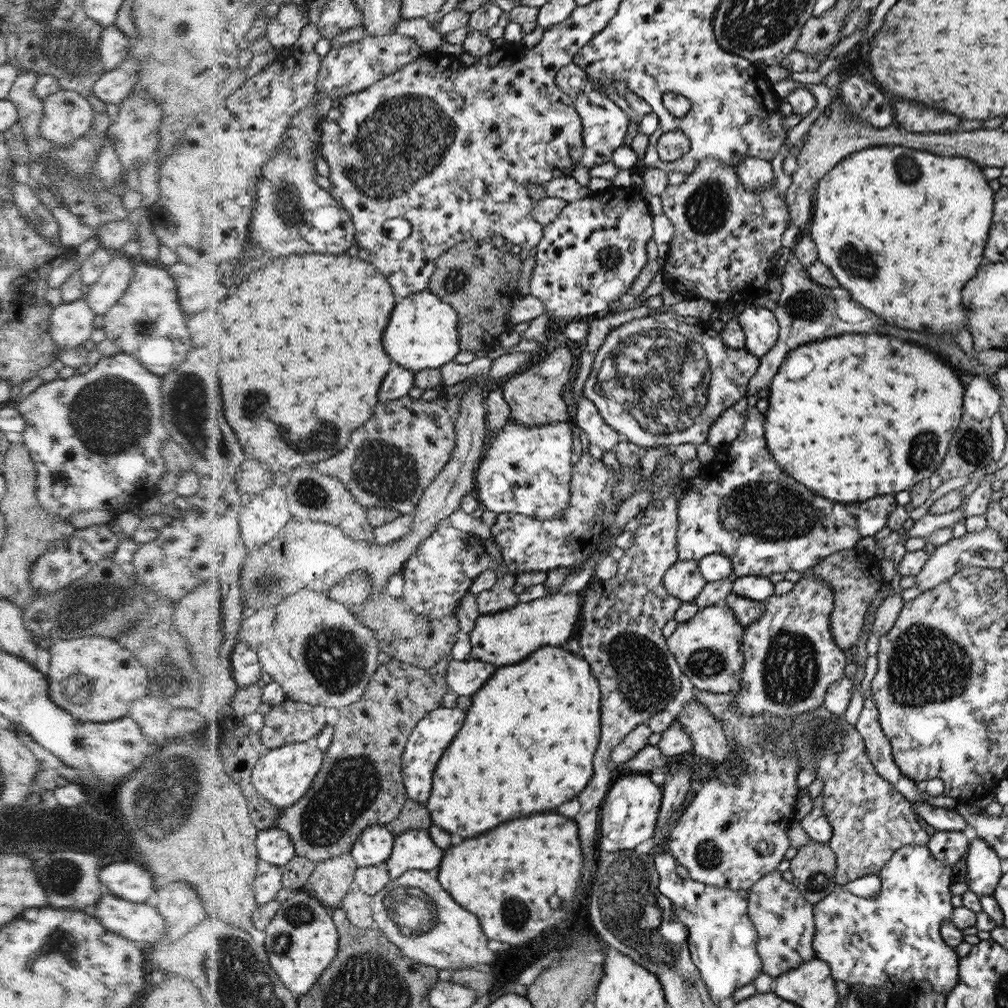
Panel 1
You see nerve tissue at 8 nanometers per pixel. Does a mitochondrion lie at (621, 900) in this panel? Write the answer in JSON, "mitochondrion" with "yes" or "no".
{"mitochondrion":"yes"}

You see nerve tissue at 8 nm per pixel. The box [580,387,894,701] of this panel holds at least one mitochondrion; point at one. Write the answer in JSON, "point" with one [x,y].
{"point":[768,511]}

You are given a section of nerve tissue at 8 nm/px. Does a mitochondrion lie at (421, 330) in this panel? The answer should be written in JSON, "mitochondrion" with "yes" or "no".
{"mitochondrion":"no"}

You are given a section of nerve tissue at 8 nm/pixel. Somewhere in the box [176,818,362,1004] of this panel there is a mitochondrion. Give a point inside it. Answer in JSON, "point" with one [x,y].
{"point":[300,913]}

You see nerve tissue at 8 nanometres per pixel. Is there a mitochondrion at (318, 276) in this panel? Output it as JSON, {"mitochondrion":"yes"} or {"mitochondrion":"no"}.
{"mitochondrion":"no"}

